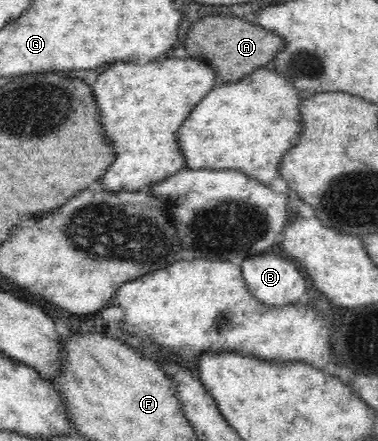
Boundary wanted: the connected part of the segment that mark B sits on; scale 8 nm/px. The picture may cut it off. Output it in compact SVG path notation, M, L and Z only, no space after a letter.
M278 252L270 254L255 255L244 259L241 265L242 275L247 283L247 288L251 291L251 295L258 300L263 300L265 304L275 304L275 306L285 306L285 304L293 304L306 297L305 288L307 284L306 276L303 270L293 259L287 260L287 257Z

